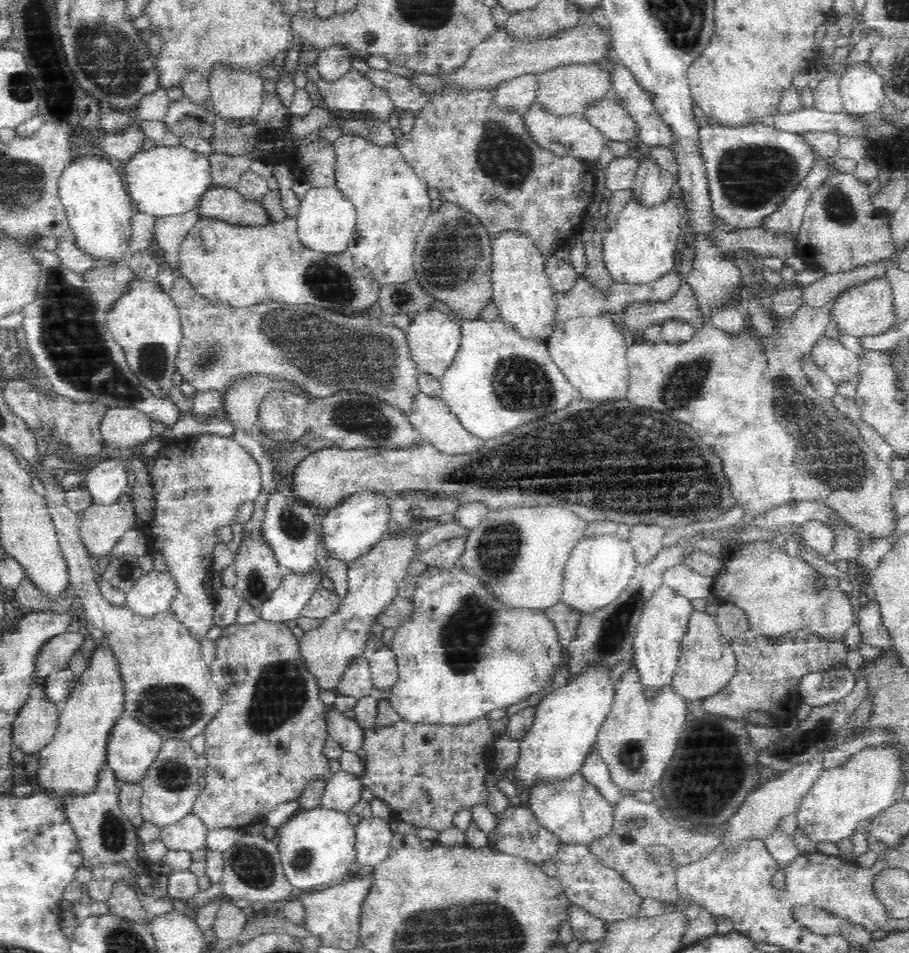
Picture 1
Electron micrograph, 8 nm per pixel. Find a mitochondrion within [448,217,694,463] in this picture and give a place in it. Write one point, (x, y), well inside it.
(518, 377)

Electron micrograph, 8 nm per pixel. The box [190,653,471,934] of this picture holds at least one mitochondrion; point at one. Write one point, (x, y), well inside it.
(281, 692)

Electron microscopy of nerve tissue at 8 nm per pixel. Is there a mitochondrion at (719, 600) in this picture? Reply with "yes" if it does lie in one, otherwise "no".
no

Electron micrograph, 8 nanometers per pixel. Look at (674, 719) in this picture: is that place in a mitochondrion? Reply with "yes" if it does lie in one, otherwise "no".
no

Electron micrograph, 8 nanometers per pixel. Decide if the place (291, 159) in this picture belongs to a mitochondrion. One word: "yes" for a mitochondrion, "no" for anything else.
no

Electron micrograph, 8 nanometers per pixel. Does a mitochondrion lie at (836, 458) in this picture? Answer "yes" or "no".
yes

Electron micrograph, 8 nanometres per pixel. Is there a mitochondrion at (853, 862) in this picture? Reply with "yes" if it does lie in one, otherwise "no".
no

